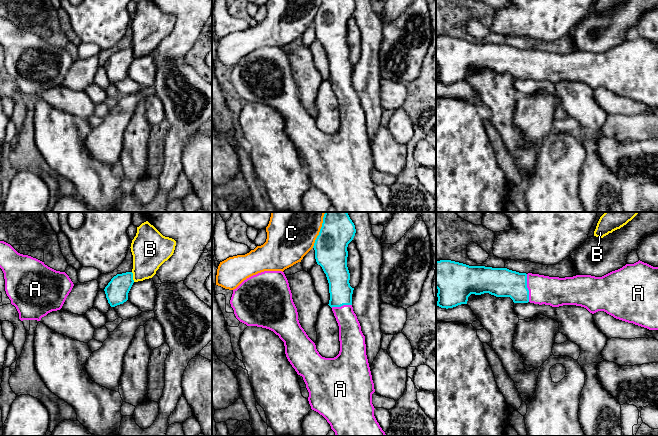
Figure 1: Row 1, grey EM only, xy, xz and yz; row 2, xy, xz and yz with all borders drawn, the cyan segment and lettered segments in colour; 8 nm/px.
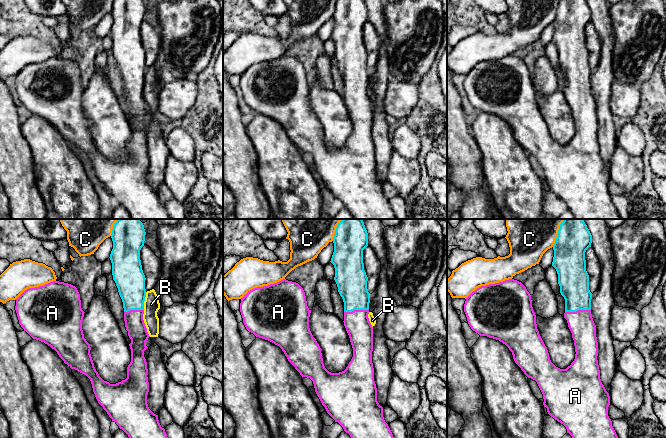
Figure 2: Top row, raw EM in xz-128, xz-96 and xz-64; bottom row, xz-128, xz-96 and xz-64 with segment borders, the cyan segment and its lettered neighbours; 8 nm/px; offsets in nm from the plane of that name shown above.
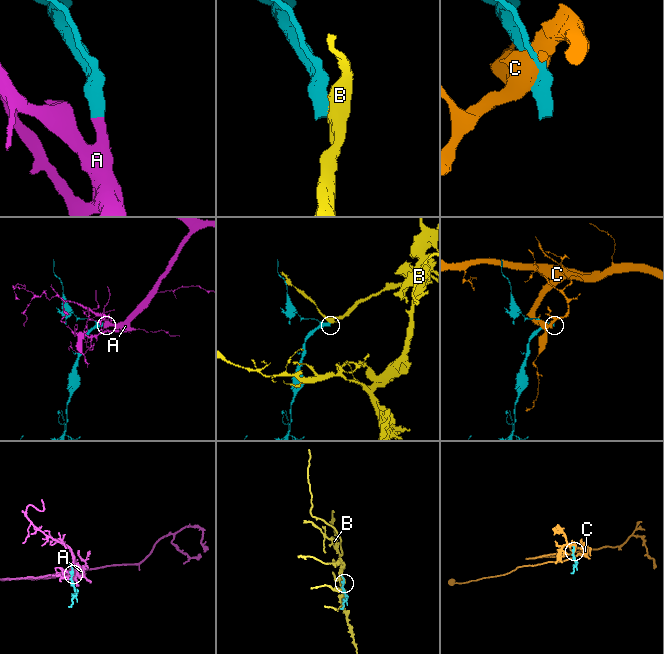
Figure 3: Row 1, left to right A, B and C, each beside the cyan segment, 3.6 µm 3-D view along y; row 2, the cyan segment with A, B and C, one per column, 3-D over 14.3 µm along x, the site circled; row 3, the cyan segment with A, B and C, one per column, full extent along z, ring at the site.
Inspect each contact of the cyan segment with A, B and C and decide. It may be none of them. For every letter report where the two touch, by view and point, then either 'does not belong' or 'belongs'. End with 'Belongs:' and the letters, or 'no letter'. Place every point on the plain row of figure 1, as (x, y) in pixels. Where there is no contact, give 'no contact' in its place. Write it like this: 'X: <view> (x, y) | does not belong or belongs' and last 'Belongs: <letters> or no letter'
A: yz (527, 64) | belongs
B: xy (132, 53) | does not belong
C: xz (317, 12) | does not belong
Belongs: A

